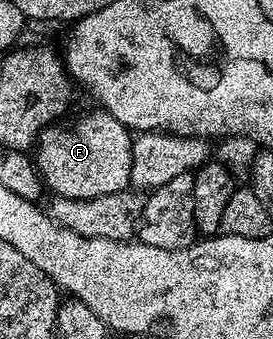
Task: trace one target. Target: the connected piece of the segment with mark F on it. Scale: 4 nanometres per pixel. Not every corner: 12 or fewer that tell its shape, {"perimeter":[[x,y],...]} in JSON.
{"perimeter":[[96,111],[40,131],[58,197],[130,187],[132,133]]}

